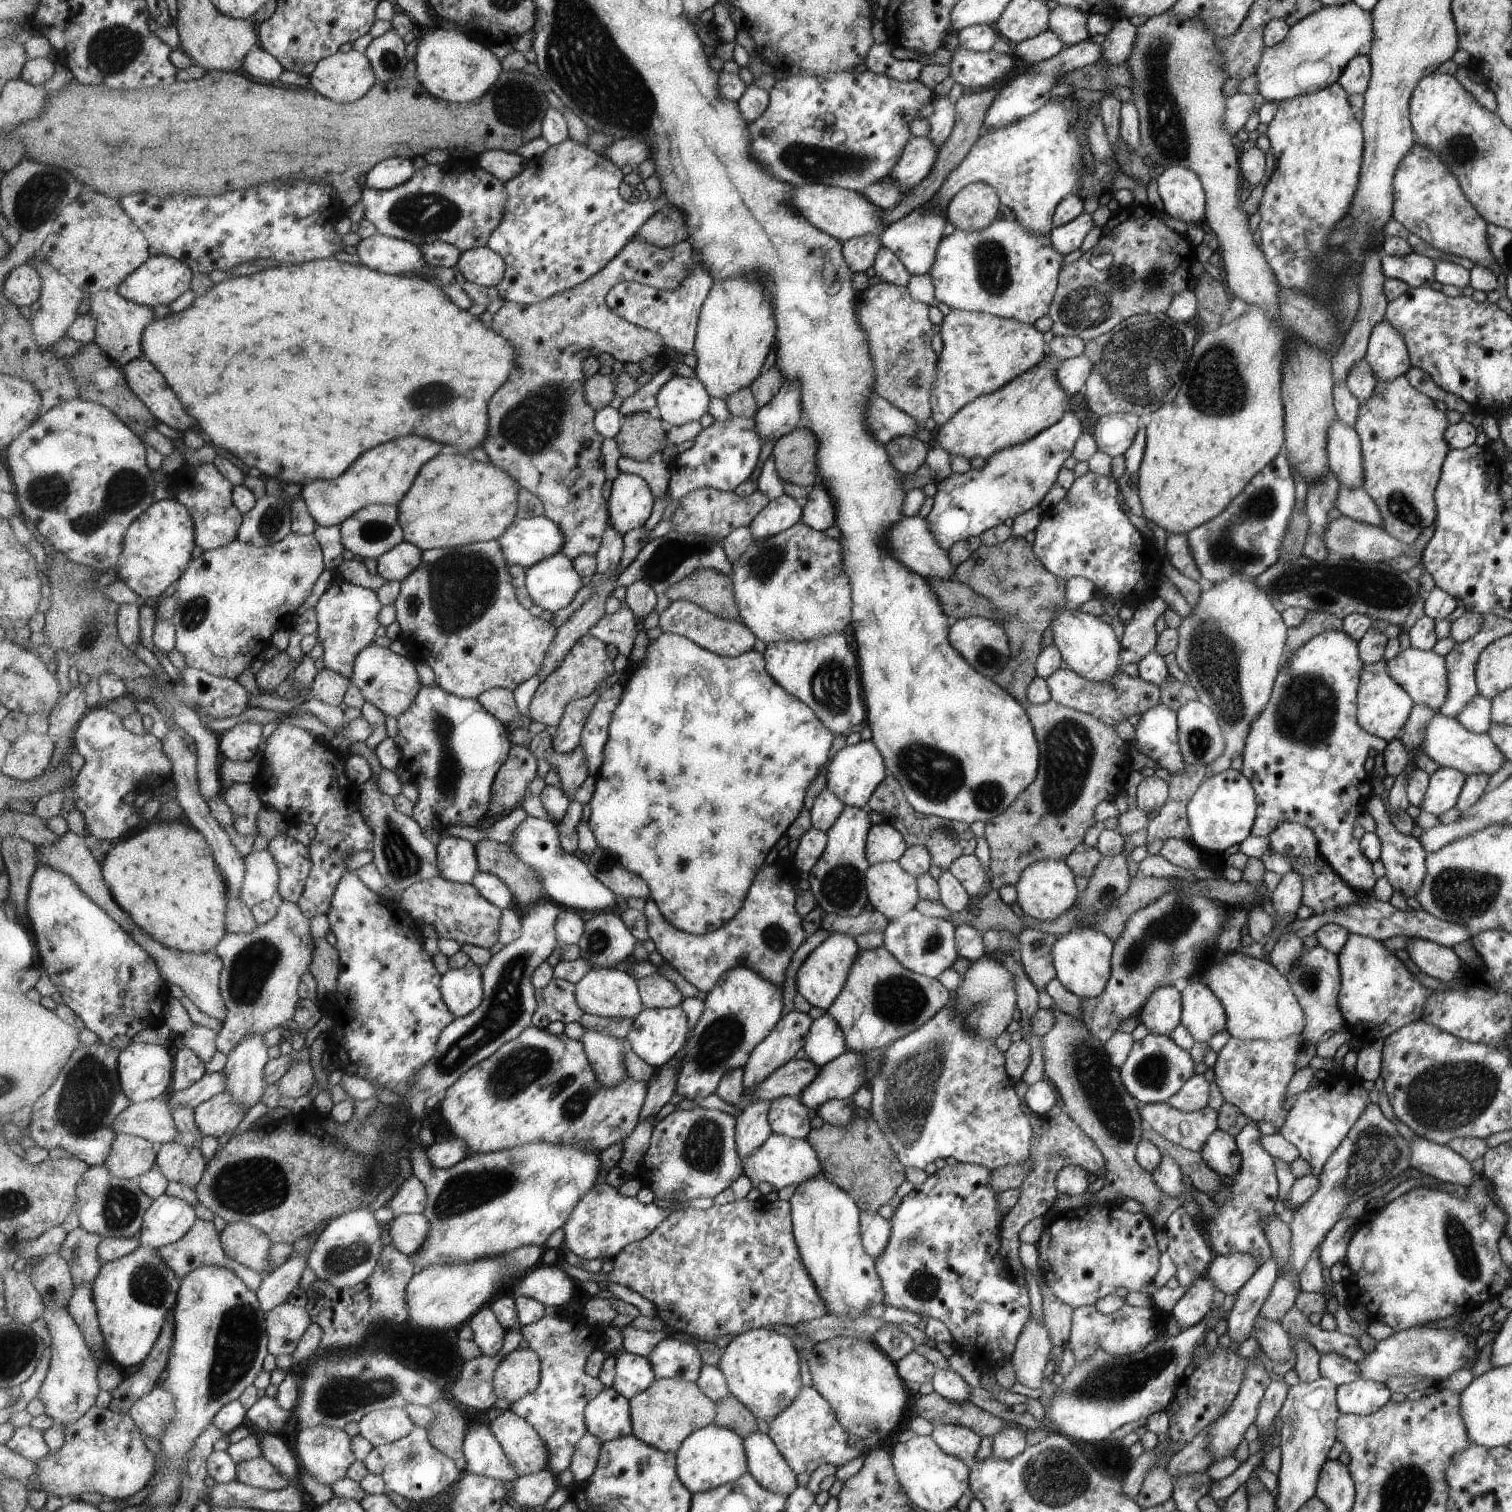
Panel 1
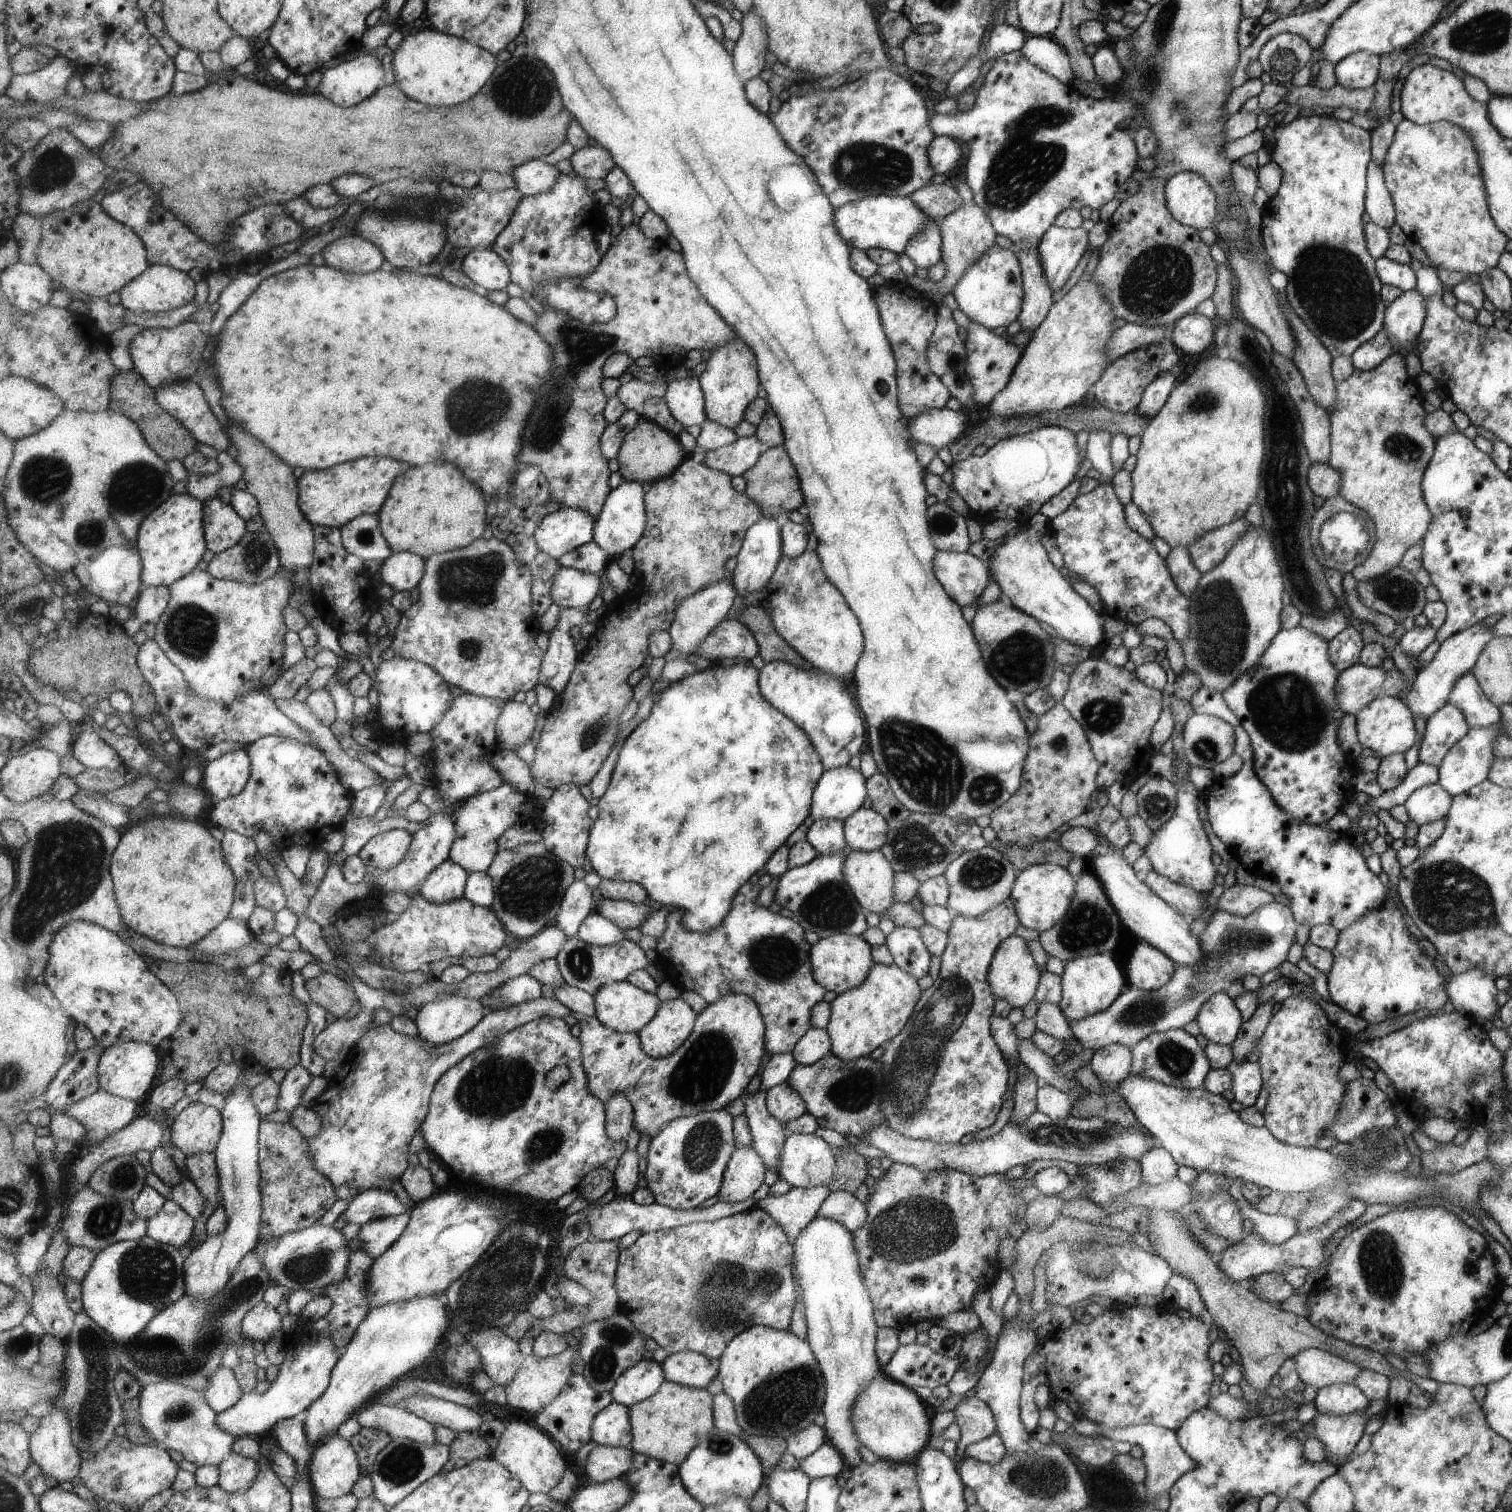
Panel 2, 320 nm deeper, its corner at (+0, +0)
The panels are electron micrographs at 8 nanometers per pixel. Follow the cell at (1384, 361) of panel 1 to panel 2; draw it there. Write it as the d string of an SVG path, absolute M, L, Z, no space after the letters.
M1413 289L1402 291L1391 304L1385 305L1382 326L1397 353L1404 355L1415 346L1425 318L1426 300L1422 293Z

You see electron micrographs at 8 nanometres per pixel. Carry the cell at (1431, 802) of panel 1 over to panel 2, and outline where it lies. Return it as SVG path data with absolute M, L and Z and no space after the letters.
M1501 720L1484 727L1470 727L1445 753L1441 764L1438 766L1438 779L1436 783L1442 785L1453 797L1469 790L1474 784L1481 783L1482 780L1487 779L1491 763L1495 760L1493 755L1494 740L1499 735L1505 735Z

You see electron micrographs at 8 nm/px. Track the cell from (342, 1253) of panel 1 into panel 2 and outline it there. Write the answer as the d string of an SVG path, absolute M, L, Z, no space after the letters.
M318 1222L306 1229L290 1232L279 1238L263 1238L253 1250L263 1261L271 1284L283 1285L291 1290L323 1289L346 1275L350 1256L353 1252L347 1246L339 1229Z

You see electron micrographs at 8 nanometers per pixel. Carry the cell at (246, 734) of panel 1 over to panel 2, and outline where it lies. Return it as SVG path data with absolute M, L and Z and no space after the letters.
M247 750L225 753L206 766L201 784L213 805L237 796L251 778L252 760Z

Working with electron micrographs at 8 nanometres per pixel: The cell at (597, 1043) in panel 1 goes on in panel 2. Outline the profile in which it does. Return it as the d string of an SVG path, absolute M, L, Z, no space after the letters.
M615 1093L605 1104L606 1131L615 1142L626 1141L635 1126L635 1109L628 1096Z

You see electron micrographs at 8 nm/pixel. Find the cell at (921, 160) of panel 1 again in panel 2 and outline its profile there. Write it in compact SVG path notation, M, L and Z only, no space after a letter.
M934 135L929 146L929 162L936 173L951 172L961 160L960 143L945 135Z

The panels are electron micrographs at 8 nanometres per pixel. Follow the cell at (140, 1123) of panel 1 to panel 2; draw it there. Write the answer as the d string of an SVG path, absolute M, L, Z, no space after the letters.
M100 1088L65 1108L64 1113L82 1122L87 1129L87 1140L96 1145L131 1124L146 1107L146 1103L126 1099Z

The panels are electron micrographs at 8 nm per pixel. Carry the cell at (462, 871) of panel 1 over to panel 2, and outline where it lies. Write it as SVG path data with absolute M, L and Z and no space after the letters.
M449 858L429 875L420 893L429 902L437 904L460 899L466 893L469 875L463 865Z

